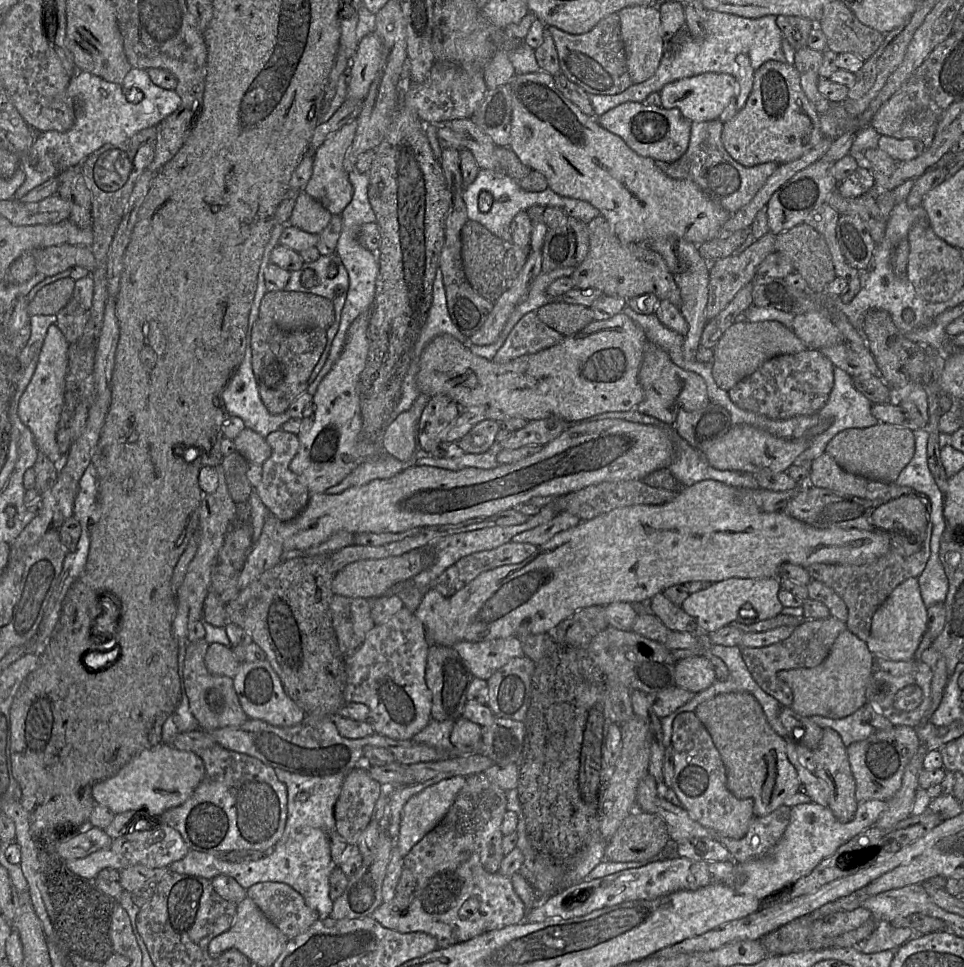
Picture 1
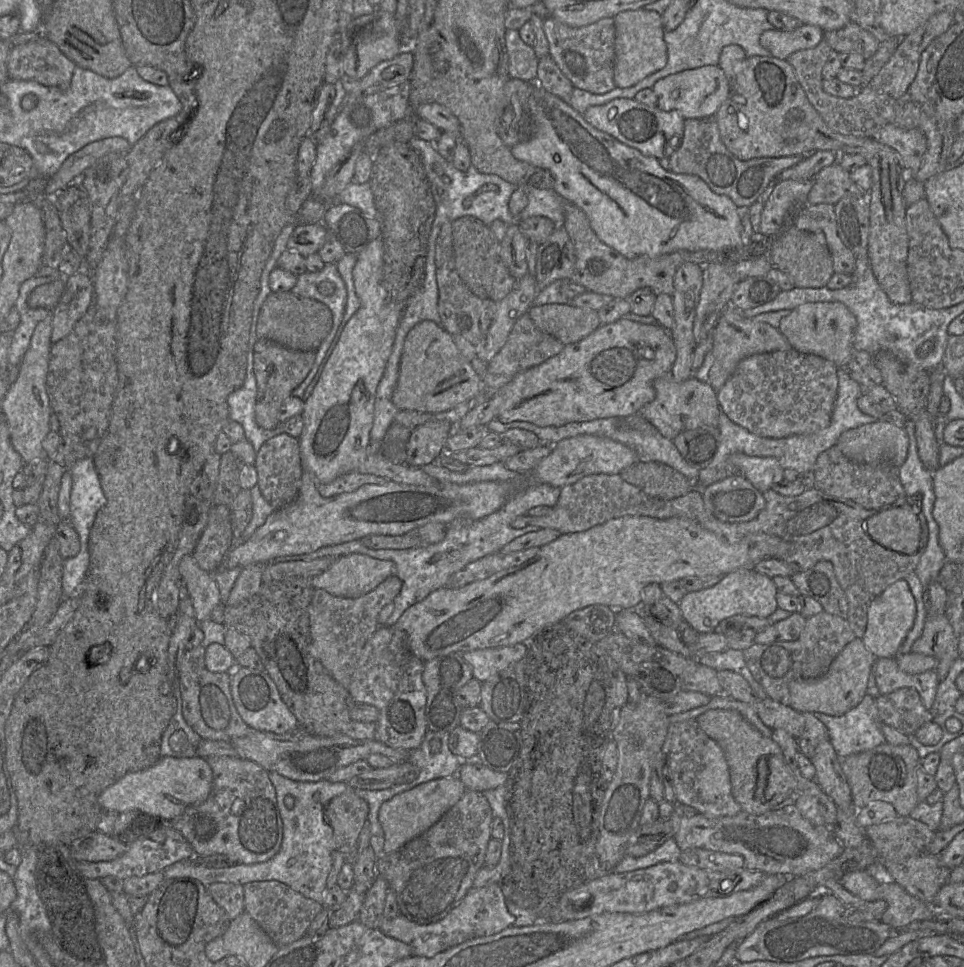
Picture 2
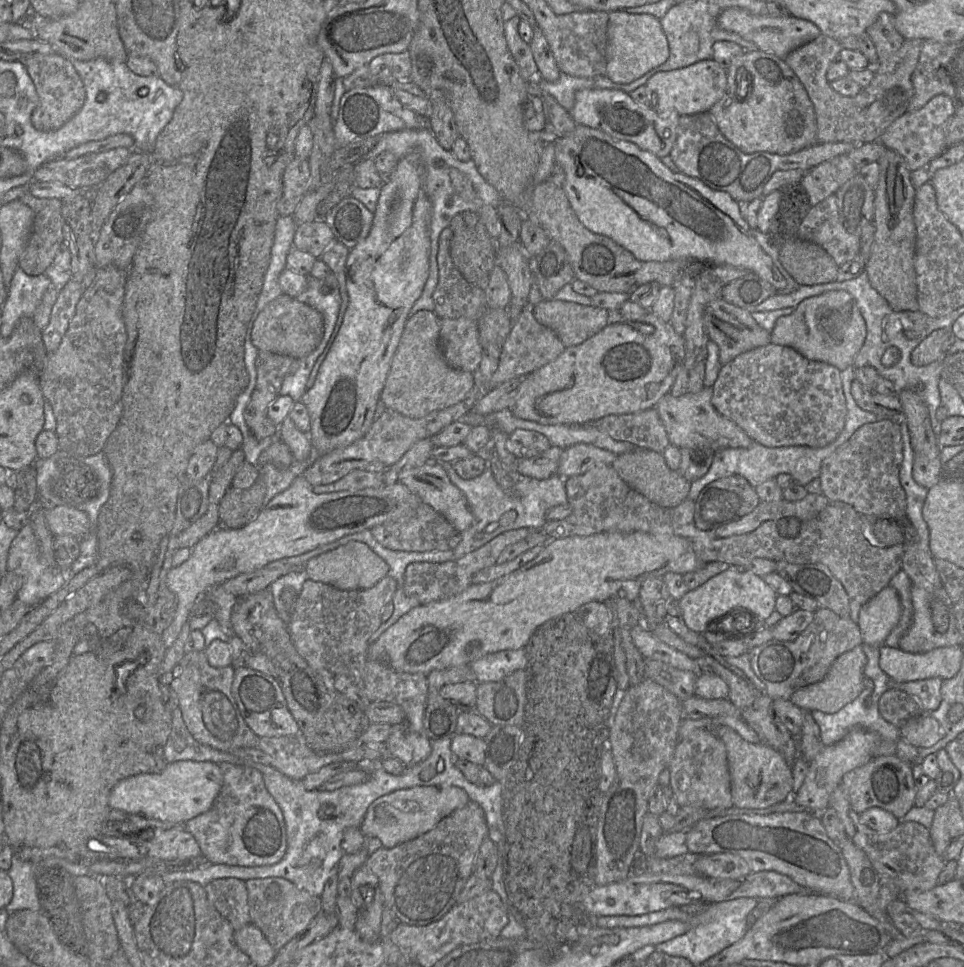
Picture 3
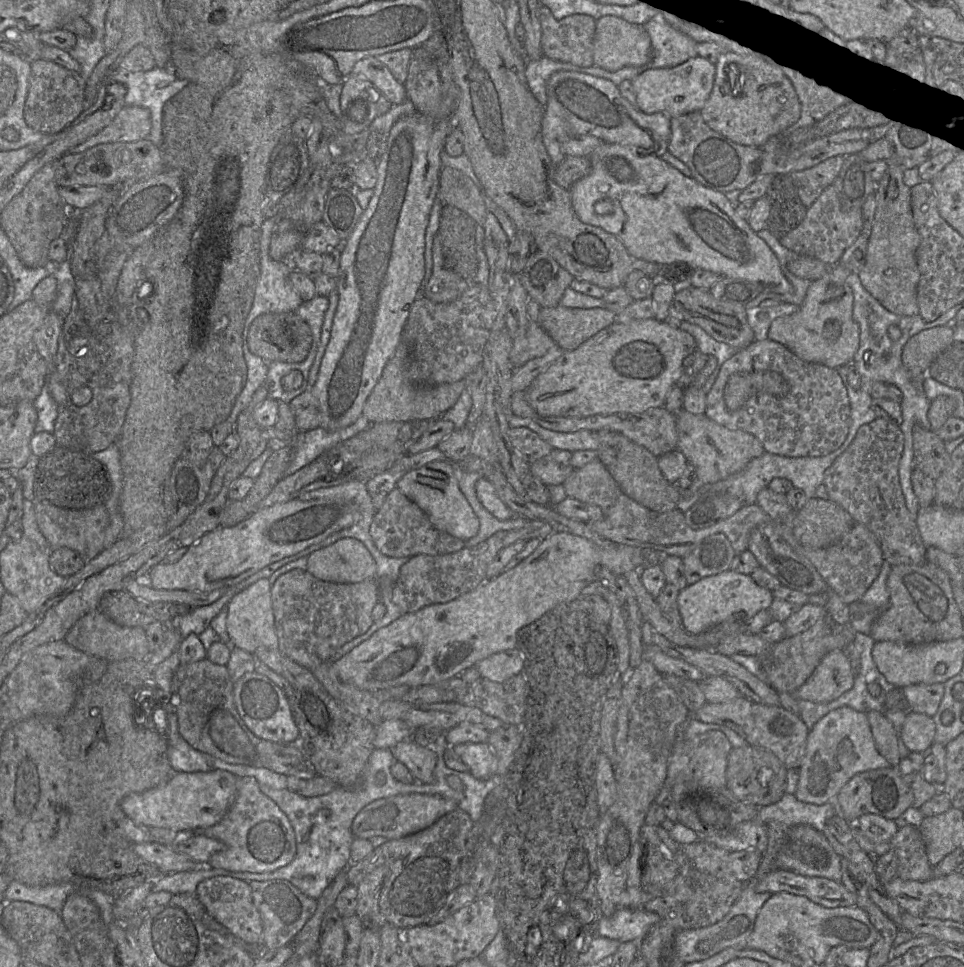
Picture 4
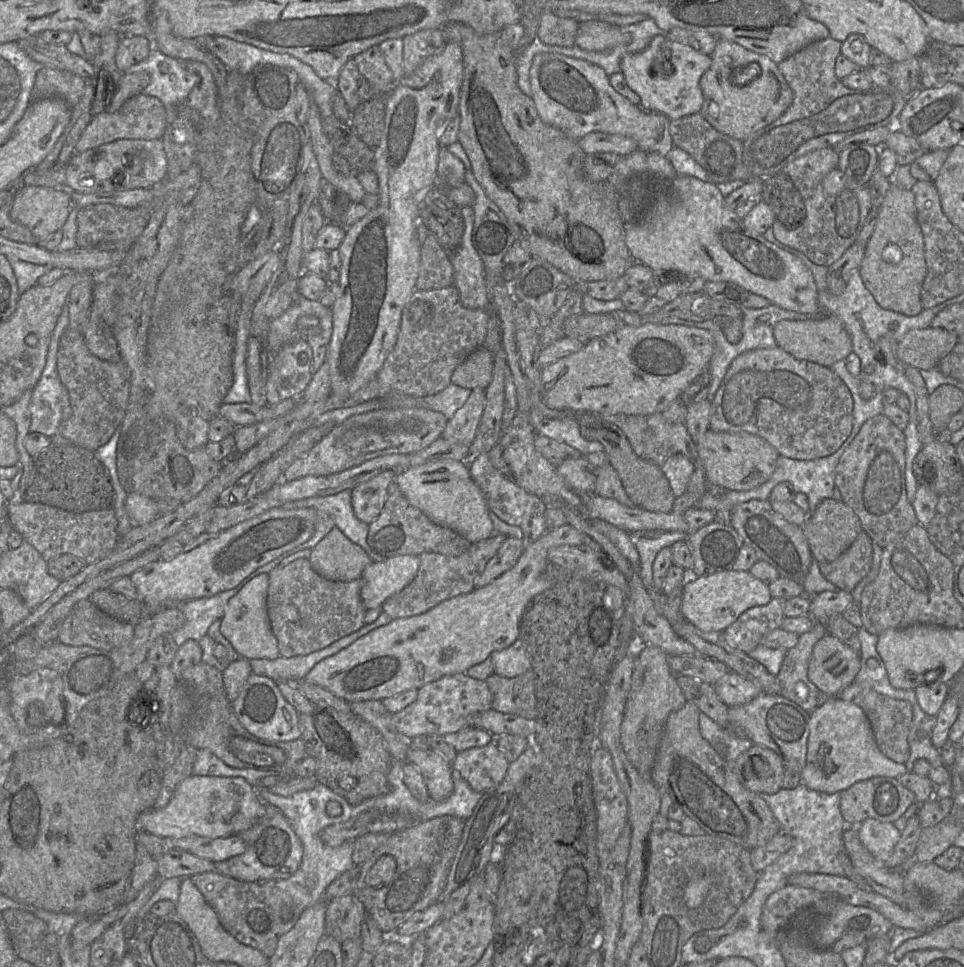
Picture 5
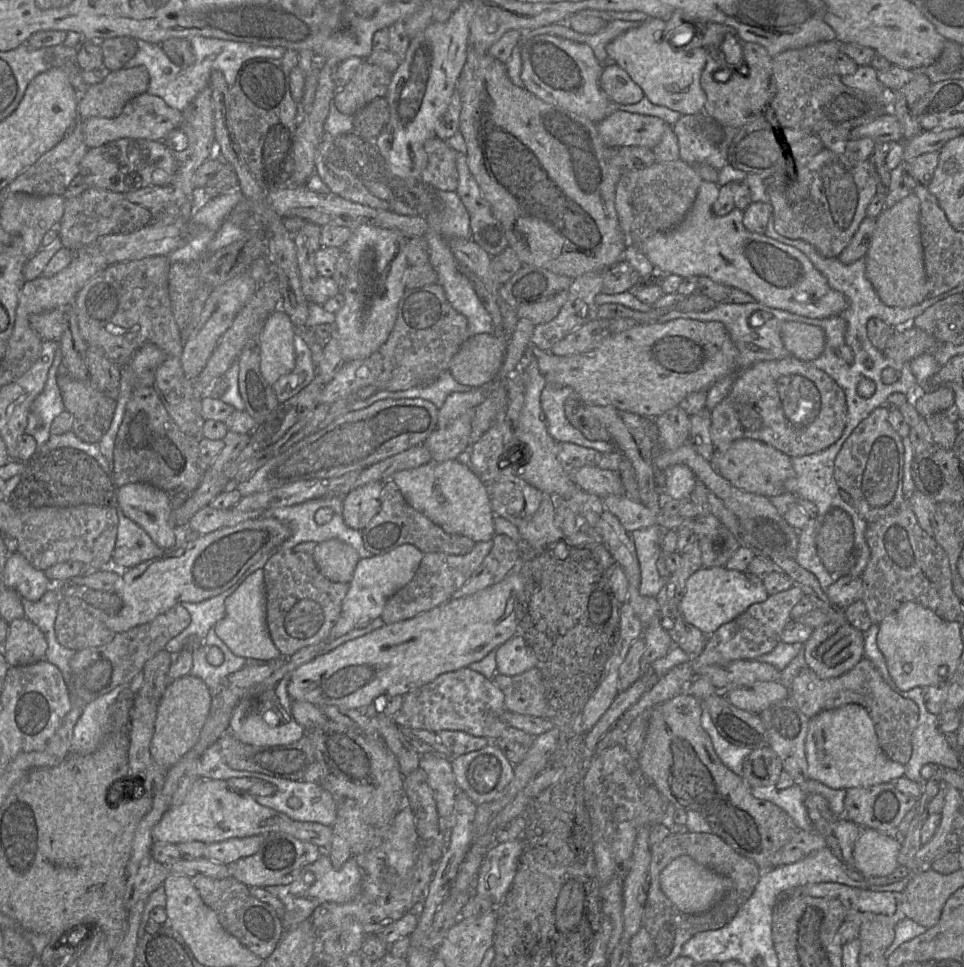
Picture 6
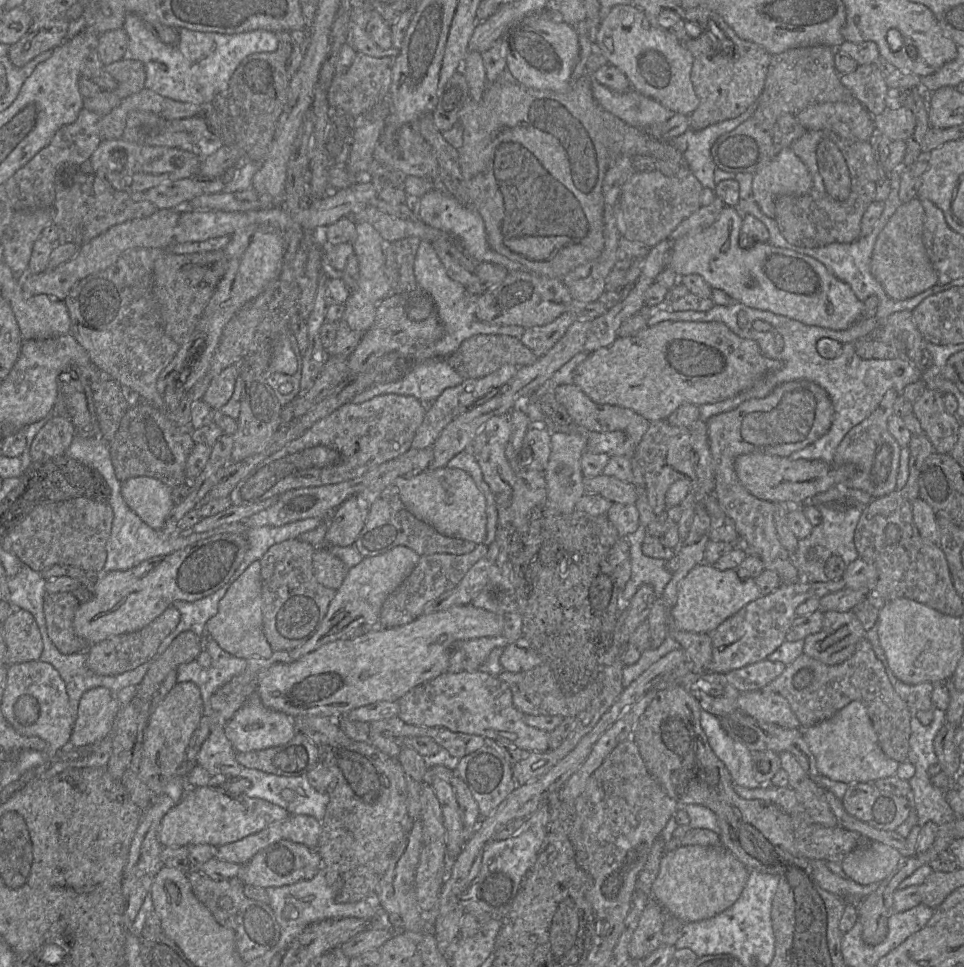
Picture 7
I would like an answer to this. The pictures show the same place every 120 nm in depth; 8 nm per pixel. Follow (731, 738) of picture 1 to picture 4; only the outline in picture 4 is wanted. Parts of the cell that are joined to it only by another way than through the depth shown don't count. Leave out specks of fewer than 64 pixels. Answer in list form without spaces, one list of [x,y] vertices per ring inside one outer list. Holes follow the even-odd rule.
[[[752,745],[732,748],[728,757],[726,787],[739,801],[764,807],[778,802],[786,793],[787,768],[771,751]]]

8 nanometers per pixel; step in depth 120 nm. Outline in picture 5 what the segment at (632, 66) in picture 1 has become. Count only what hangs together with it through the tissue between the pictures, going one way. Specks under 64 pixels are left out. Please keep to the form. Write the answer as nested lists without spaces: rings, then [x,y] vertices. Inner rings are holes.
[[[584,21],[580,22],[575,44],[587,51],[603,51],[630,42],[631,35],[629,33],[623,33],[619,26],[603,21]]]

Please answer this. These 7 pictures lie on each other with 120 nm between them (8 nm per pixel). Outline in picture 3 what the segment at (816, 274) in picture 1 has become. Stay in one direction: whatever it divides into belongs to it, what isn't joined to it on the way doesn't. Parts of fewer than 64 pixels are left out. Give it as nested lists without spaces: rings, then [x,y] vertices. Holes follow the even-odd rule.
[[[797,237],[779,250],[779,260],[798,286],[812,286],[836,281],[838,266],[819,245]]]

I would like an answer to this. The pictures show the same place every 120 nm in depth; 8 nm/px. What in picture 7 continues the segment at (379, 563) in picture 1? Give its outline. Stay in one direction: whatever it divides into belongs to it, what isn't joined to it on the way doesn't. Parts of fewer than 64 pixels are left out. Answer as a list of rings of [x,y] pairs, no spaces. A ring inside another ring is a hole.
[[[326,547],[316,550],[313,567],[318,582],[334,590],[341,587],[349,571],[345,563]]]

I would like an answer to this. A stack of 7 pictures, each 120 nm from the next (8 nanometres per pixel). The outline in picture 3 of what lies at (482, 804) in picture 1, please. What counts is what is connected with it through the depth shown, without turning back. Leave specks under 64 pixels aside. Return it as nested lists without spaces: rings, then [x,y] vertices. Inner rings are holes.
[[[469,800],[464,807],[443,818],[433,829],[421,836],[393,848],[381,847],[369,854],[364,866],[378,877],[383,905],[396,914],[399,922],[426,926],[441,919],[456,904],[459,894],[474,872],[478,851],[488,831],[483,809]]]

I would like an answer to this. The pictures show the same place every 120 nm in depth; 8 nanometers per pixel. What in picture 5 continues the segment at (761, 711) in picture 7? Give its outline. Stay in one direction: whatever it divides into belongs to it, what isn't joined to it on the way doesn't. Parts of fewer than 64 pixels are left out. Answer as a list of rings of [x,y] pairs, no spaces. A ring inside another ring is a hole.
[[[728,672],[713,685],[719,699],[728,707],[749,703],[762,693],[753,682]]]

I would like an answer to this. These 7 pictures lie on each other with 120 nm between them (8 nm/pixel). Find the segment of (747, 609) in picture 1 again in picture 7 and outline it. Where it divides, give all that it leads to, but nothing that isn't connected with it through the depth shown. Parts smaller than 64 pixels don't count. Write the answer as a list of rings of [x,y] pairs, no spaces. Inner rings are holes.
[[[702,563],[682,580],[677,602],[669,614],[679,629],[710,634],[726,619],[761,596],[753,578],[746,578],[744,573],[739,574],[735,569],[719,570],[712,564]]]

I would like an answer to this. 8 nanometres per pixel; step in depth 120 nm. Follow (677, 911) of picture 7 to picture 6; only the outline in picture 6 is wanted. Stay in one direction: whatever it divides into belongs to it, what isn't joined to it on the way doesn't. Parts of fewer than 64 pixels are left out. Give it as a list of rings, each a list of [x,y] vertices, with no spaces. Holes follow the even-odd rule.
[[[687,855],[671,861],[661,872],[660,886],[667,898],[682,912],[700,914],[709,910],[730,888],[729,880]]]

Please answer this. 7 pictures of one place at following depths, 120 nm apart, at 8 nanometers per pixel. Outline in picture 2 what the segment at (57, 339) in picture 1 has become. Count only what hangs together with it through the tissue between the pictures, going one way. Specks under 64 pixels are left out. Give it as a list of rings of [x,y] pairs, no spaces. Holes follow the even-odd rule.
[[[52,310],[34,329],[30,345],[20,364],[16,381],[9,387],[2,402],[2,412],[9,426],[10,439],[14,449],[25,464],[48,460],[43,440],[50,430],[52,411],[46,391],[46,377],[49,366],[52,332]]]

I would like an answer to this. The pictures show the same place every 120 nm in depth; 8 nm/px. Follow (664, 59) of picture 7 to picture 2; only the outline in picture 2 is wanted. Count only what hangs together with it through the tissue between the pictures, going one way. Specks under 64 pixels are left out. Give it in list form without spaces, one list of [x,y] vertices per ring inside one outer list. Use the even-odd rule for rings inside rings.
[[[718,65],[684,70],[659,79],[651,88],[657,97],[656,107],[662,111],[676,110],[684,119],[714,117],[730,94],[730,82]]]

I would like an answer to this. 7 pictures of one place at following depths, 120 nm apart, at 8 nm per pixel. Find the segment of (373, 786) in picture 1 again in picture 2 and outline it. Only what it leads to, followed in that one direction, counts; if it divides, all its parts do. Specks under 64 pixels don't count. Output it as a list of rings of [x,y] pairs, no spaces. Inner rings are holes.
[[[348,786],[345,792],[334,797],[325,807],[325,821],[333,829],[336,849],[344,854],[350,853],[356,847],[369,812],[367,802],[359,797],[355,790]]]

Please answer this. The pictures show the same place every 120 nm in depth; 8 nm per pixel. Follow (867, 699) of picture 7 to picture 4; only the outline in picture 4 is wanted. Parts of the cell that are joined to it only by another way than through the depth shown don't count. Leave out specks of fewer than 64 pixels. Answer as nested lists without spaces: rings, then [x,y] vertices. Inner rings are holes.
[[[879,711],[867,712],[872,735],[879,752],[892,767],[898,767],[901,757],[898,748],[897,731],[887,717]]]

